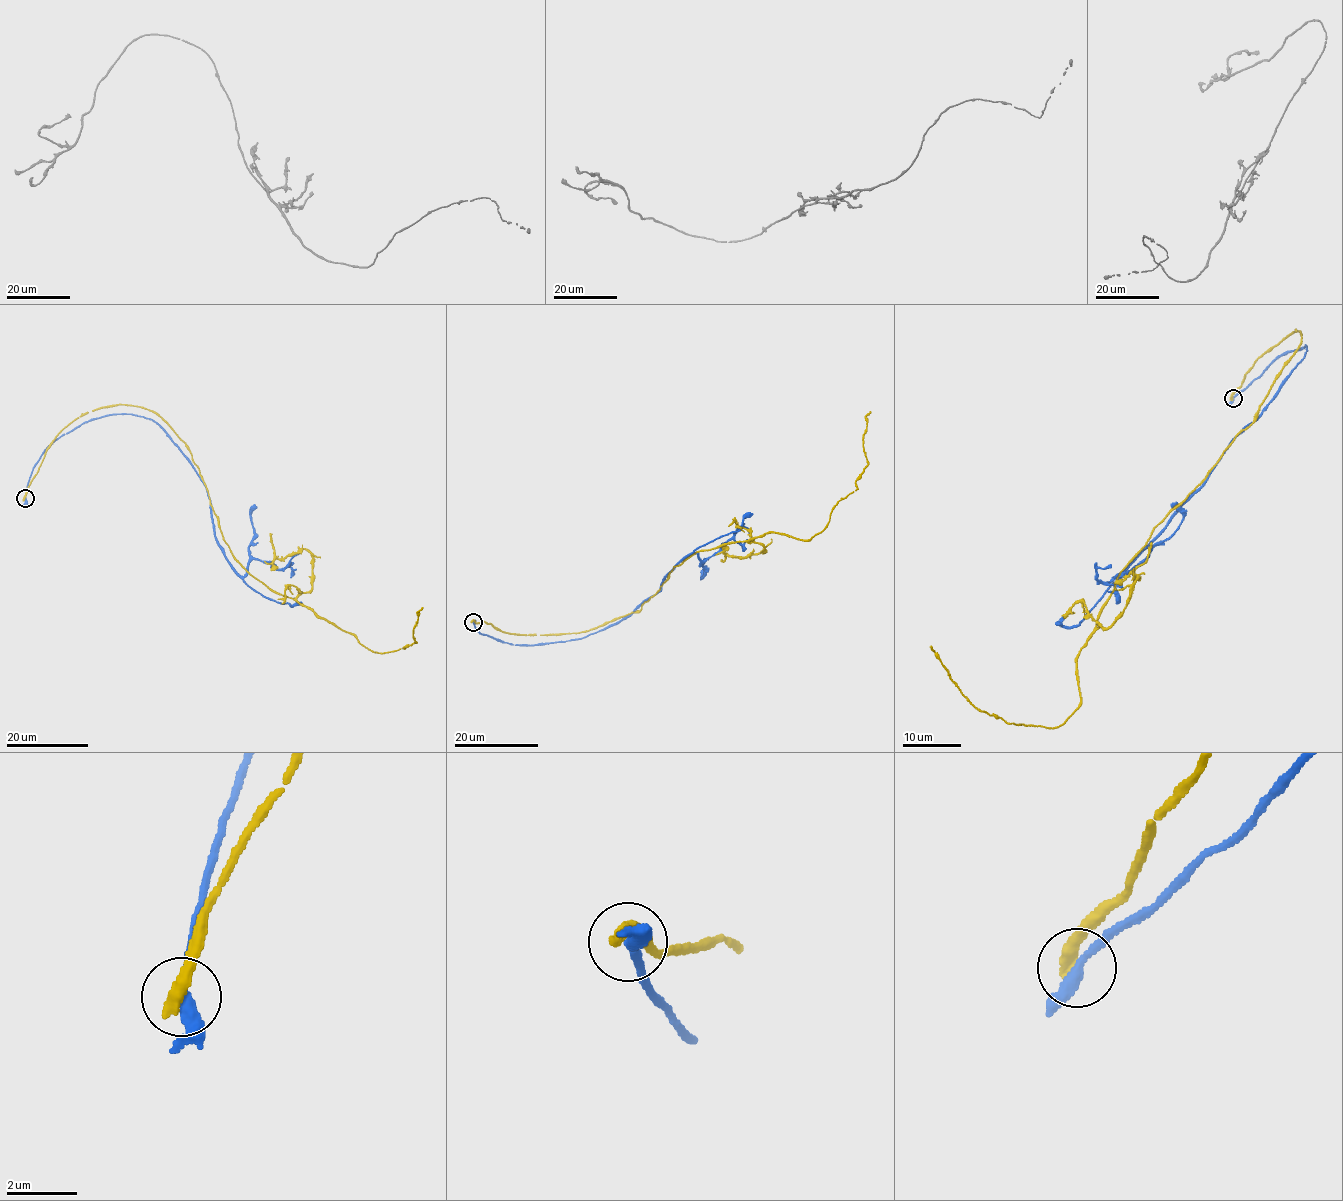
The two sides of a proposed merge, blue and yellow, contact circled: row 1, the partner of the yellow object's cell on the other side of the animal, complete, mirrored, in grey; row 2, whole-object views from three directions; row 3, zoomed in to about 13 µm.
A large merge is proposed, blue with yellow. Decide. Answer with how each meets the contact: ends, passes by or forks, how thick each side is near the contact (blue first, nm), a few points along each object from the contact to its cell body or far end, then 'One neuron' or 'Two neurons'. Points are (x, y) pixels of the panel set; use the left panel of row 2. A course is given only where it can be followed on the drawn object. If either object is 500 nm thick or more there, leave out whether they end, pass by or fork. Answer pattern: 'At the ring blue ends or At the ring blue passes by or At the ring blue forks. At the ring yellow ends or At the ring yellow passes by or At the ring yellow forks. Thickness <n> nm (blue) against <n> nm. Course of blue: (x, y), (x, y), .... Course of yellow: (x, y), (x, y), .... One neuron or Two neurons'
At the ring blue passes by. At the ring yellow ends. Thickness 320 nm (blue) against 440 nm. Course of blue: (25, 498), (59, 437), (144, 416), (202, 480), (239, 574), (300, 548). Course of yellow: (24, 498), (76, 419), (118, 404), (152, 410), (190, 451), (248, 573), (378, 653), (416, 642), (422, 607). Two neurons

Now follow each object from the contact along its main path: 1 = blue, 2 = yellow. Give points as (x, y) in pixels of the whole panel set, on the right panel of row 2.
1: (1233, 399), (1269, 364), (1306, 346), (1118, 578), (1138, 567), (1097, 579), (1096, 569), (1111, 564)
2: (1233, 398), (1298, 330), (1253, 421), (1118, 576), (1062, 723), (982, 711), (931, 646)

